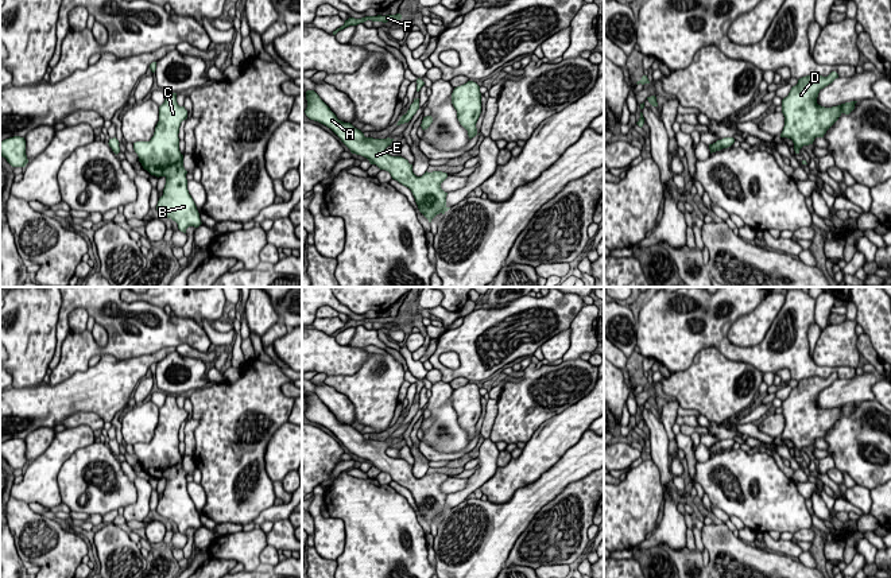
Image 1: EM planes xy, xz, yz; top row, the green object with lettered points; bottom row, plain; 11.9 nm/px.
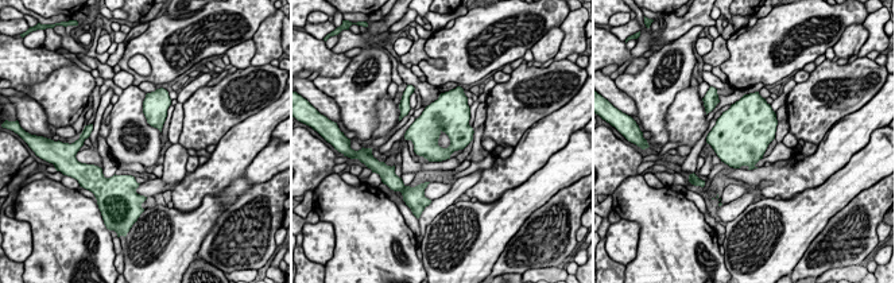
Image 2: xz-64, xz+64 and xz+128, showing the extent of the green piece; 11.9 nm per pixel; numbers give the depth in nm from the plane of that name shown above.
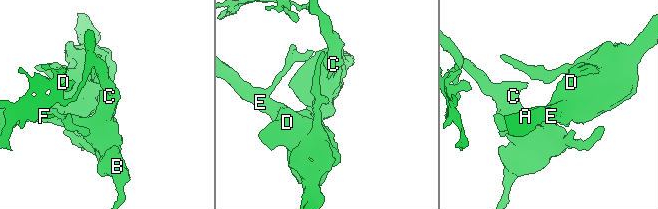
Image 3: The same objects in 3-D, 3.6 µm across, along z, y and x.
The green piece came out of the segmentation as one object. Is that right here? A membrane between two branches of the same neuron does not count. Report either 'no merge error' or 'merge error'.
merge error

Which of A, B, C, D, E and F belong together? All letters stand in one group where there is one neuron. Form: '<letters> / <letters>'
A D E / B C F

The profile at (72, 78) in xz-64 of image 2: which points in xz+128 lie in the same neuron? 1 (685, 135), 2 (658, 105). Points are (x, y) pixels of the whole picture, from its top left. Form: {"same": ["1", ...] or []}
{"same": ["2"]}

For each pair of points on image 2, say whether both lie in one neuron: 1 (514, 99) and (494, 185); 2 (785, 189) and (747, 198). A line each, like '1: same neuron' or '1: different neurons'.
1: different neurons
2: different neurons

